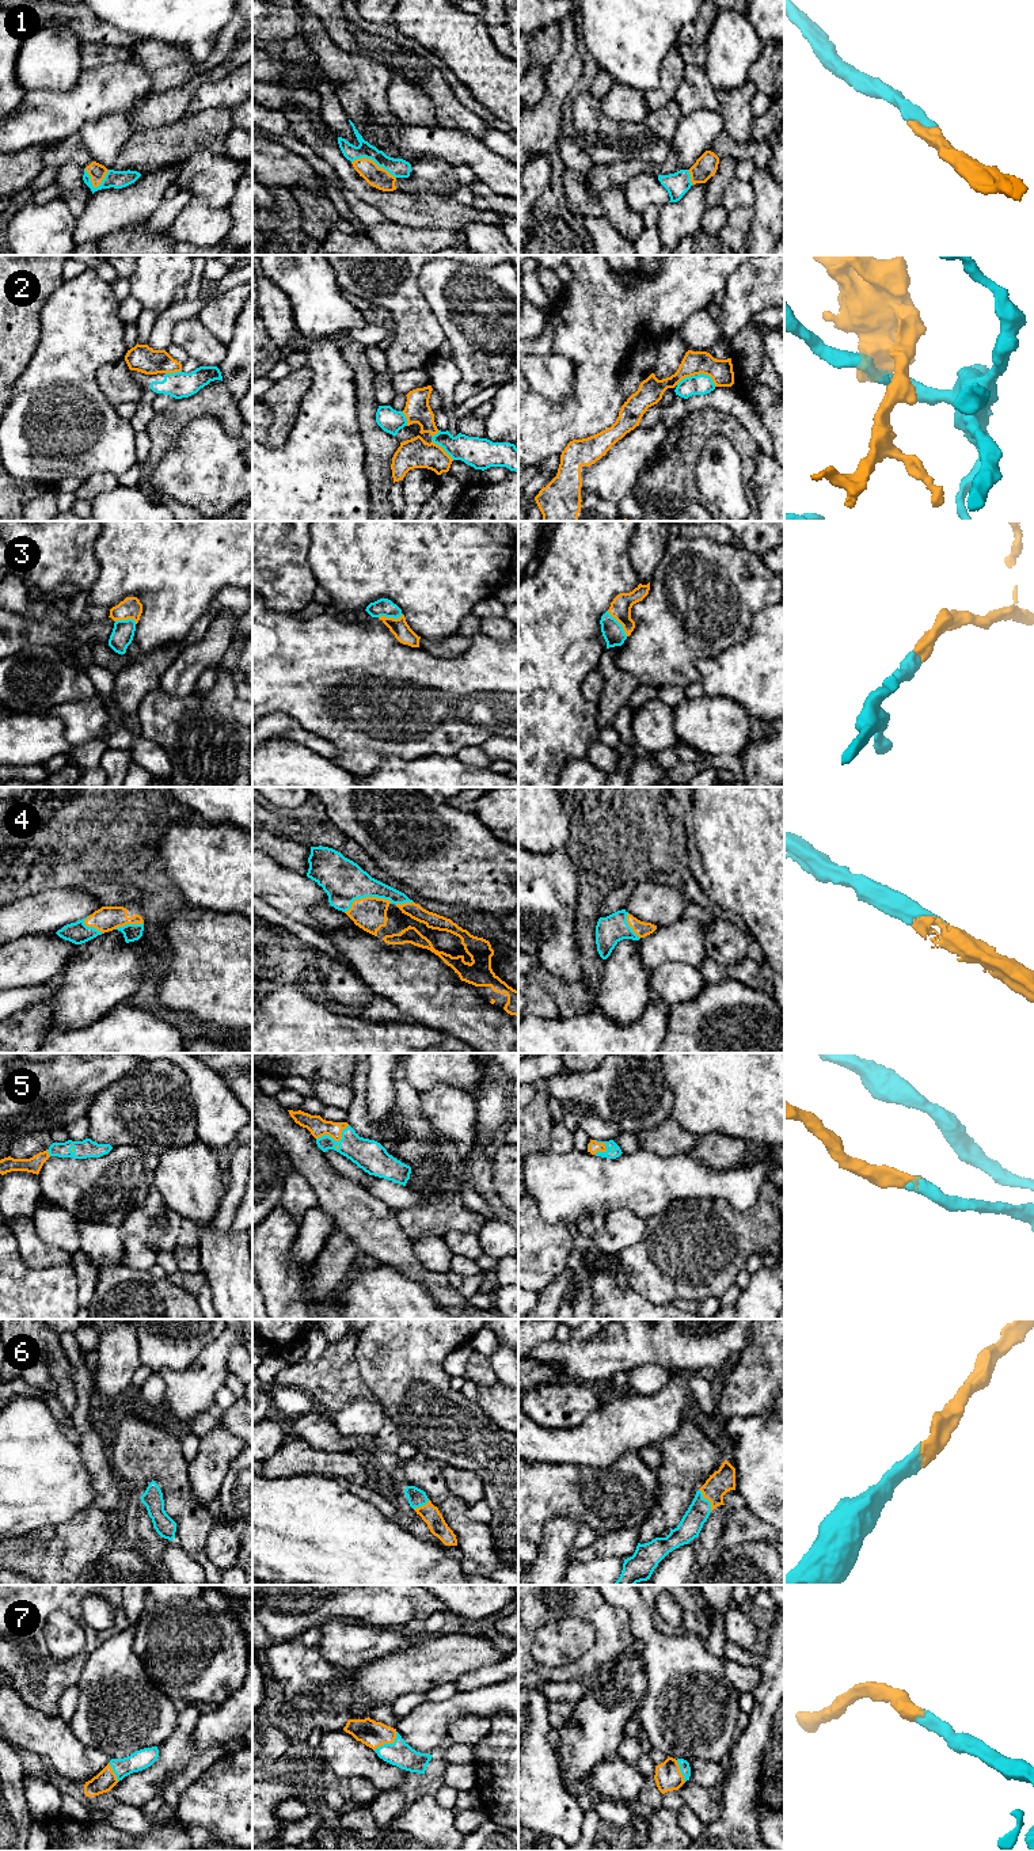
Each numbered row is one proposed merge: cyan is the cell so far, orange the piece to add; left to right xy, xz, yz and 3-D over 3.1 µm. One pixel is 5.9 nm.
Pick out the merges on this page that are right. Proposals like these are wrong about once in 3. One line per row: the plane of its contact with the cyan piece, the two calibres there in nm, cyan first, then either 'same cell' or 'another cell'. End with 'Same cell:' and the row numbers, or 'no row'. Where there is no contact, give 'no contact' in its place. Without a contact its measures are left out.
1: xz | 110/120 nm | same cell
2: xz | 180/180 nm | another cell
3: yz | 130/130 nm | same cell
4: xz | 260/200 nm | same cell
5: xz | 190/120 nm | same cell
6: yz | 140/140 nm | same cell
7: xz | 150/160 nm | same cell
Same cell: 1, 3, 4, 5, 6, 7

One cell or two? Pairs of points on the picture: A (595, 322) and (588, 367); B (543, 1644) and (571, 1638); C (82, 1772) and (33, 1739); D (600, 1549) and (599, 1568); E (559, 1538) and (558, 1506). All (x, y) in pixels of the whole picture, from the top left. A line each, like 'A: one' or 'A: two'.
A: one
B: one
C: one
D: two
E: two

